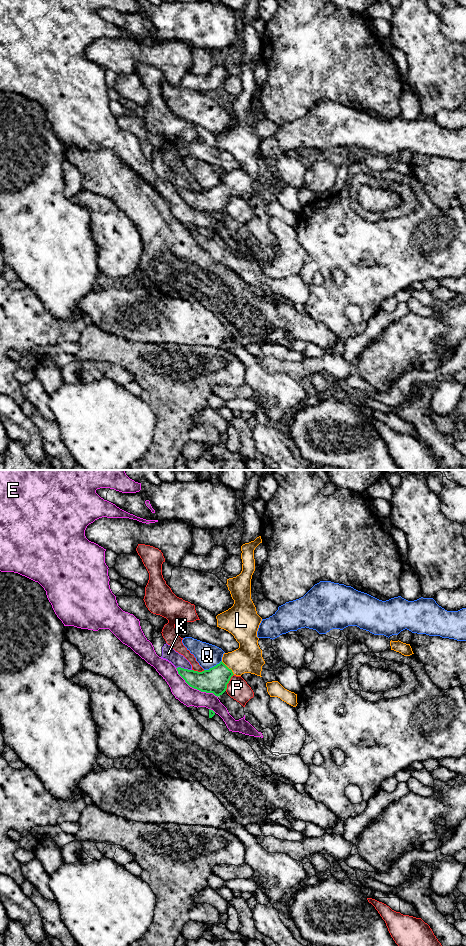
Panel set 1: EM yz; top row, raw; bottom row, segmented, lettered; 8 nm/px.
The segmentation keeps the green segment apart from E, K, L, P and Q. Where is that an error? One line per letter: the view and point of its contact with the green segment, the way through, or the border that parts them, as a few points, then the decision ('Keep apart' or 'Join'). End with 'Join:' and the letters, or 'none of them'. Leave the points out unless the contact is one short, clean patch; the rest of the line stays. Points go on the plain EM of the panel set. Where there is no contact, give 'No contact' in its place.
E: Touches green at yz (195, 208). Keep apart
K: Touches green at yz (184, 189). Boundary: yz (176, 187), (191, 190). Keep apart
L: Touches green at yz (227, 187). Path across: yz (215, 200), (227, 187), (232, 183), (247, 178). Join
P: Touches green at yz (228, 202). Keep apart
Q: Touches green at yz (212, 187). Boundary: yz (221, 180), (204, 190). Keep apart
Join: L

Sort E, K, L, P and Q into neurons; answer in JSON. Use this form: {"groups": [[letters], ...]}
{"groups": [["E"], ["K", "Q"], ["L"], ["P"]]}

